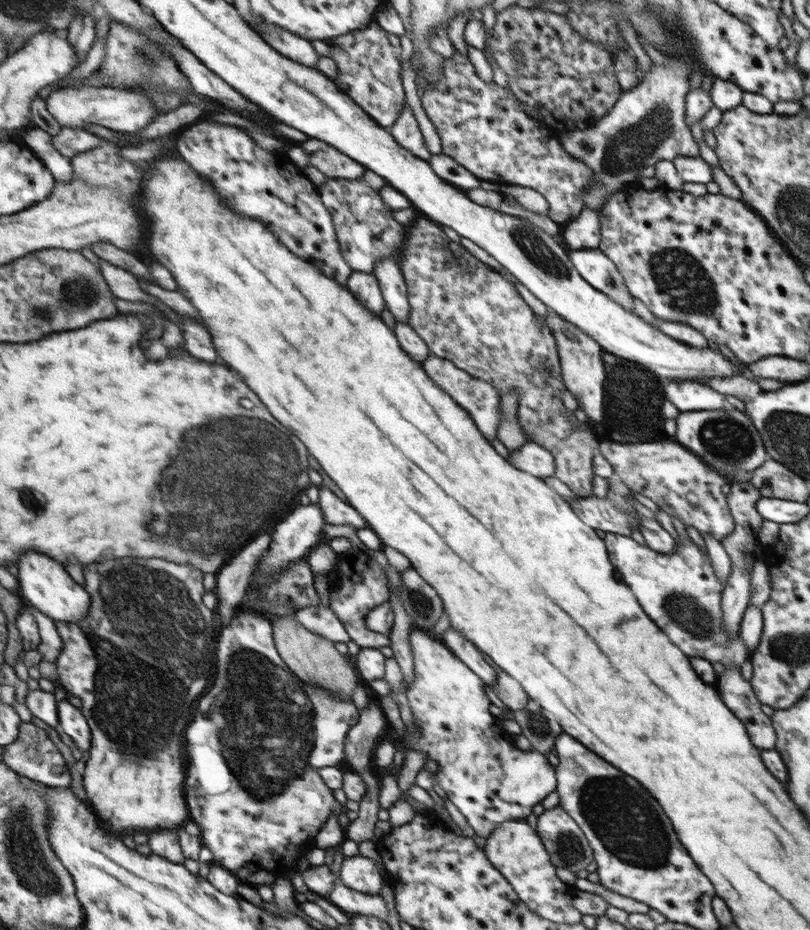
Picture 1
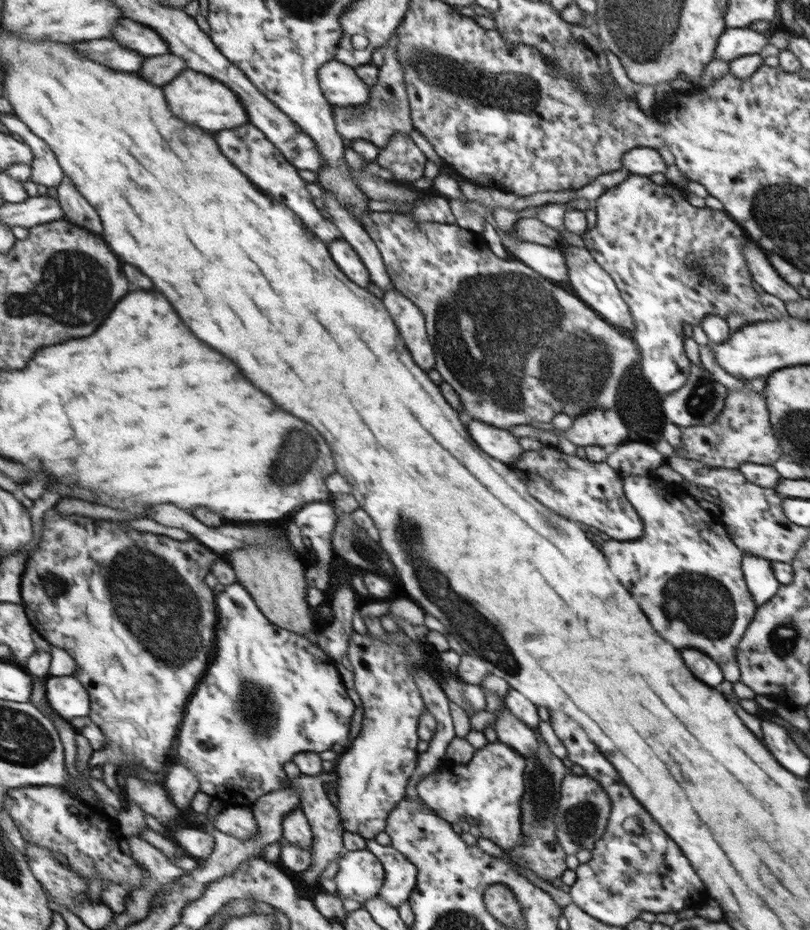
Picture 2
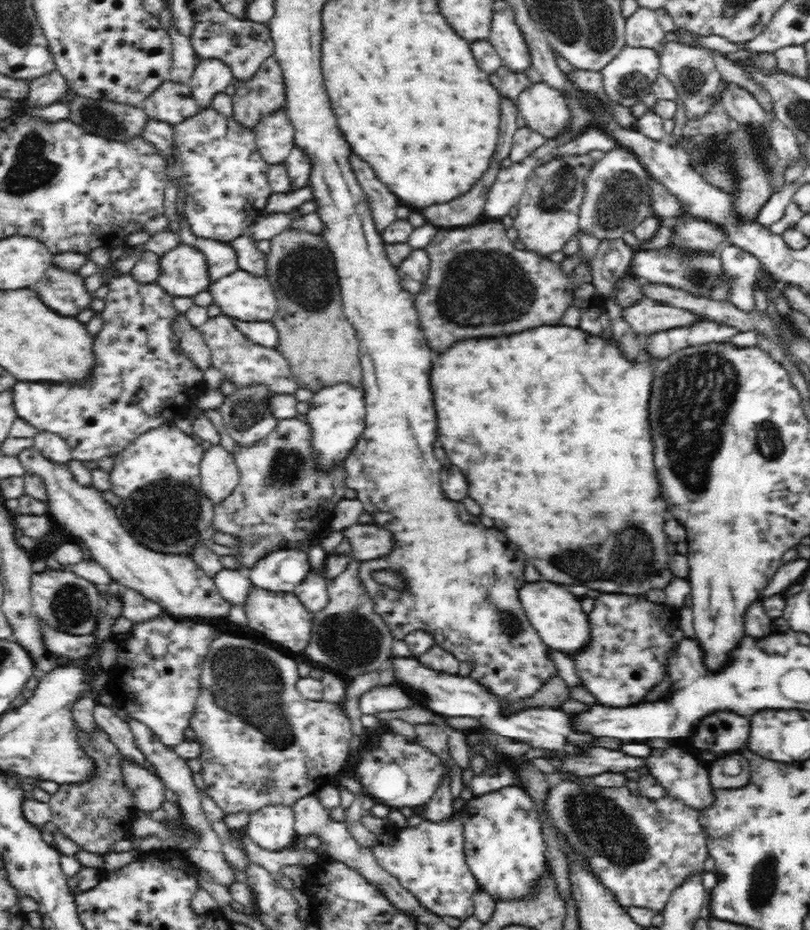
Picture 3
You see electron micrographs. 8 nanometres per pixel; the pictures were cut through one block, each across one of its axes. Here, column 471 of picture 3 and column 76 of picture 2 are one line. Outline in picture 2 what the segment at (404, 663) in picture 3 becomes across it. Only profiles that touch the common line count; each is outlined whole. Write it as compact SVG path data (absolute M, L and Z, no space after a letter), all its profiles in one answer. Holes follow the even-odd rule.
M76 675L50 676L46 684L46 696L57 712L69 721L92 714L92 696Z

